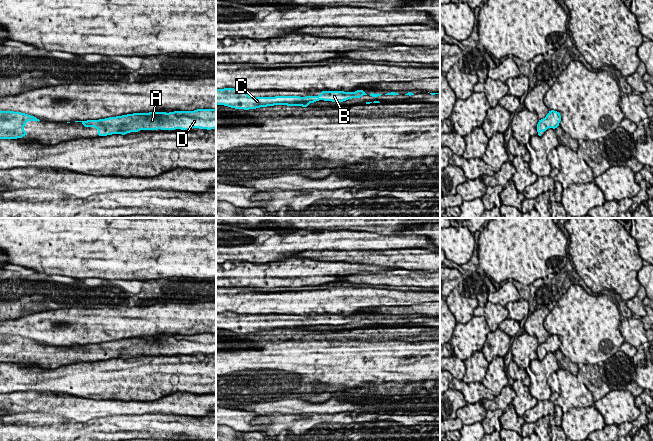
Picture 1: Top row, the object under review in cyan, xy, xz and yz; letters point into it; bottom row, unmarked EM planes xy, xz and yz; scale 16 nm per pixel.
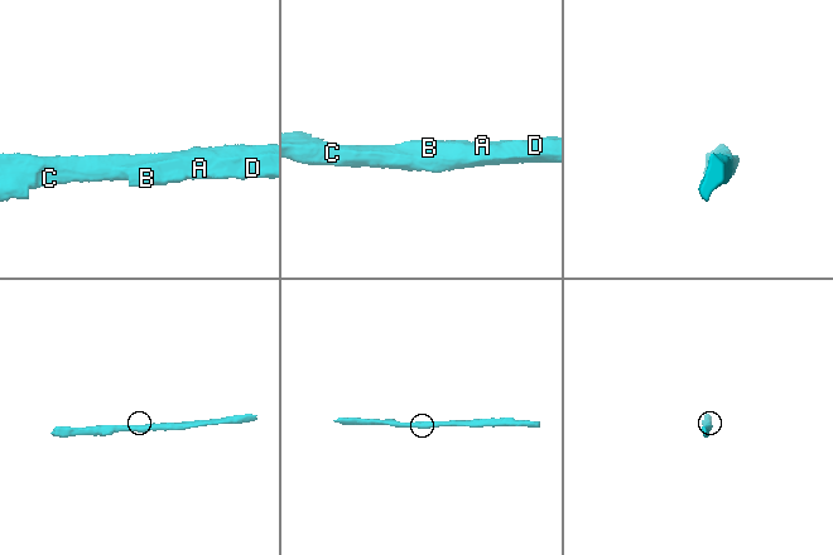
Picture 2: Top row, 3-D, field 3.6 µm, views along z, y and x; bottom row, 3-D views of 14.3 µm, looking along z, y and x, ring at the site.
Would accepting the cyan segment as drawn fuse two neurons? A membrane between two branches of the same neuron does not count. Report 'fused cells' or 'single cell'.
single cell

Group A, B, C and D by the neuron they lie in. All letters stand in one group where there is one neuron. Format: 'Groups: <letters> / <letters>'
Groups: A B C D

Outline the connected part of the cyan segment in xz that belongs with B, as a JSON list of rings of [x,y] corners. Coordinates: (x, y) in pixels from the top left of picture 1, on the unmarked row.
[[[234,312],[216,313],[216,329],[224,329],[235,333],[256,333],[260,331],[287,329],[302,330],[307,332],[309,327],[319,324],[343,326],[352,322],[360,322],[367,319],[364,314],[355,316],[344,315],[320,315],[319,320],[275,320],[275,321],[251,321],[247,314],[237,314]]]

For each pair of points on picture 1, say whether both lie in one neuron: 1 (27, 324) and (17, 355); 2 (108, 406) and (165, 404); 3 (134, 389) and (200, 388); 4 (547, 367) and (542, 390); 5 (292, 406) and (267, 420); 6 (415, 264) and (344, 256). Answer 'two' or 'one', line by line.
1: two
2: one
3: one
4: one
5: two
6: one

